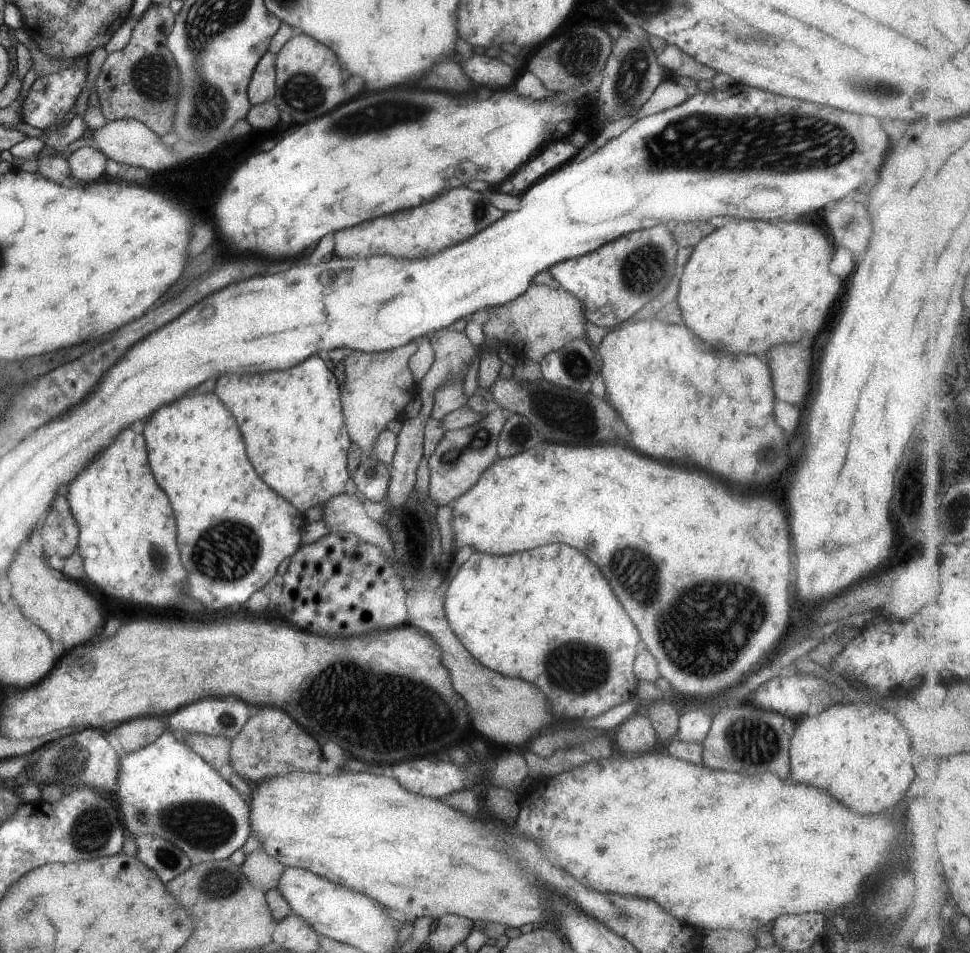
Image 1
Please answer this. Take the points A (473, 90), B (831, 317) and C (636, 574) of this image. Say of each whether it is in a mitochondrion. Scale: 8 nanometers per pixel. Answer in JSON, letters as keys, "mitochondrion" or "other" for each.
{"A":"other","B":"other","C":"mitochondrion"}

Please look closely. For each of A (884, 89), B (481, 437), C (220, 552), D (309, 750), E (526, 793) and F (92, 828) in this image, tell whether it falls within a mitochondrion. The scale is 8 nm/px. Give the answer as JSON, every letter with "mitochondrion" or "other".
{"A":"mitochondrion","B":"mitochondrion","C":"mitochondrion","D":"other","E":"other","F":"mitochondrion"}

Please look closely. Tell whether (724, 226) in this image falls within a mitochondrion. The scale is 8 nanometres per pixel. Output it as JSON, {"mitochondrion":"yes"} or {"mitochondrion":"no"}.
{"mitochondrion":"no"}

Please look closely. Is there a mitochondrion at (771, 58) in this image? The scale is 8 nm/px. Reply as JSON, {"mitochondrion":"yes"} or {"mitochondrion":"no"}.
{"mitochondrion":"yes"}

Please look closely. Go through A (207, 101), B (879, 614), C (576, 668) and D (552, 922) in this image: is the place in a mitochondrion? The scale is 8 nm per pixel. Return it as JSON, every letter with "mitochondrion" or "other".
{"A":"mitochondrion","B":"other","C":"mitochondrion","D":"other"}

